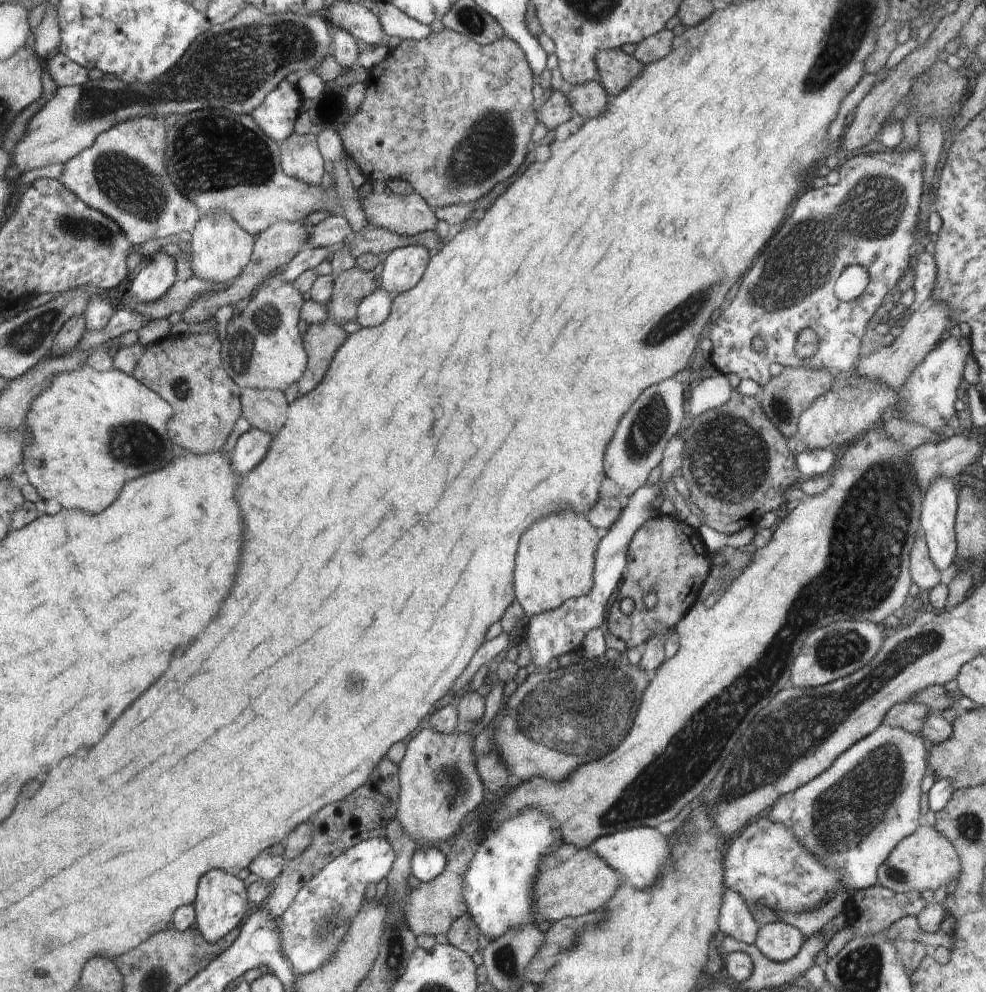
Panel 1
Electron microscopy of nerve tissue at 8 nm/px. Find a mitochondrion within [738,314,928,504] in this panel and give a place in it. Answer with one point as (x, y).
(779, 405)

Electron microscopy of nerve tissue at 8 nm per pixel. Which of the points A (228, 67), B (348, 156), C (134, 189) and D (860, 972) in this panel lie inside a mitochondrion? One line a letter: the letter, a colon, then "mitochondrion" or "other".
A: mitochondrion
B: other
C: mitochondrion
D: mitochondrion

